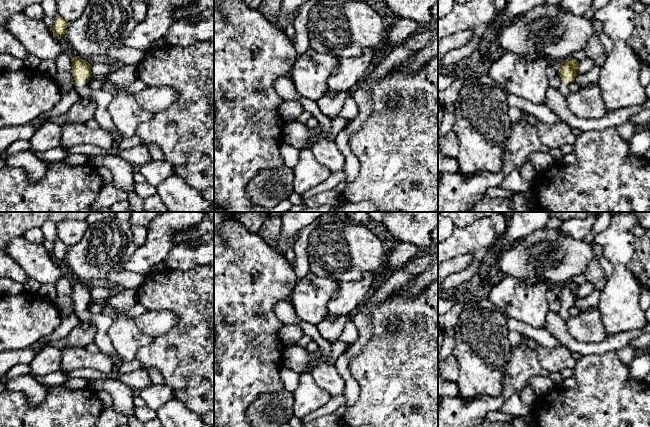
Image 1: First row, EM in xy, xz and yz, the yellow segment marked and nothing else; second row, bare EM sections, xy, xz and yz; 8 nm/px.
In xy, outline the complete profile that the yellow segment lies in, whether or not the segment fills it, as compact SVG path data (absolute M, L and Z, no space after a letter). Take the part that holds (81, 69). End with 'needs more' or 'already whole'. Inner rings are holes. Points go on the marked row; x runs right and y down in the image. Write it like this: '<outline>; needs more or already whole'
M76 56L75 58L72 58L71 72L75 82L77 83L75 89L78 94L81 97L92 98L96 103L97 107L94 119L99 123L100 127L110 131L111 133L117 132L107 109L114 96L104 90L93 90L87 85L91 76L91 64Z; needs more

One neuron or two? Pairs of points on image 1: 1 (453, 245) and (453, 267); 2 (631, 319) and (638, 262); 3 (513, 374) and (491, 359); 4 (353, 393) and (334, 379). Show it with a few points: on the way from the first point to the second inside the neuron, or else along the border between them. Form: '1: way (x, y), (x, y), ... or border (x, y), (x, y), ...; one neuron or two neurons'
1: border (473, 256), (466, 267), (448, 276); two neurons
2: border (632, 255), (628, 263), (628, 269), (639, 283); two neurons
3: border (511, 349), (503, 389), (500, 392); two neurons
4: border (335, 365), (344, 381), (344, 393); two neurons

